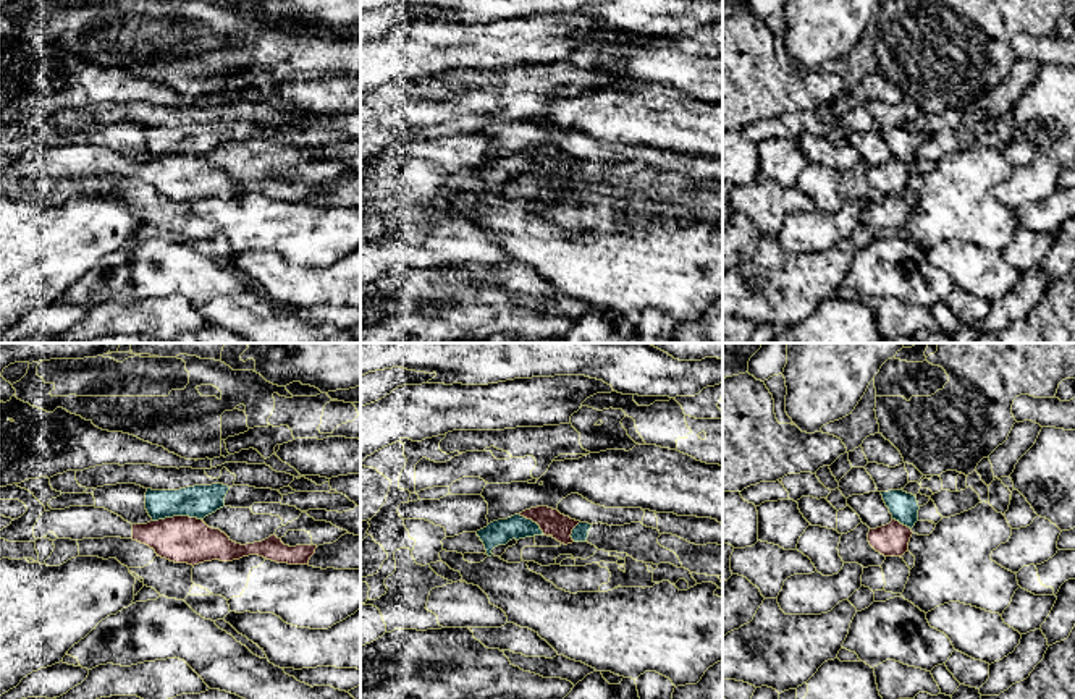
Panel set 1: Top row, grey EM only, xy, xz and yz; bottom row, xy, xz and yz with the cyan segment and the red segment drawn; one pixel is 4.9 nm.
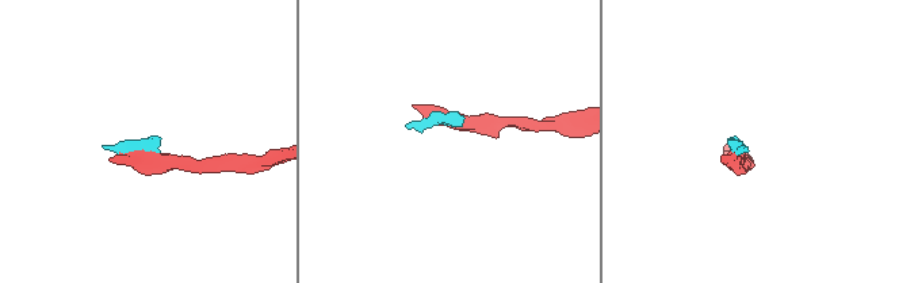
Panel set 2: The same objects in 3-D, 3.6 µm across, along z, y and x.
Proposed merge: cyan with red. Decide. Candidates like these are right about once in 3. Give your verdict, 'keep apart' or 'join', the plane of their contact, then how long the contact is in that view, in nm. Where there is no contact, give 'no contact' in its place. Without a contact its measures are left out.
keep apart | xy | 240 nm

